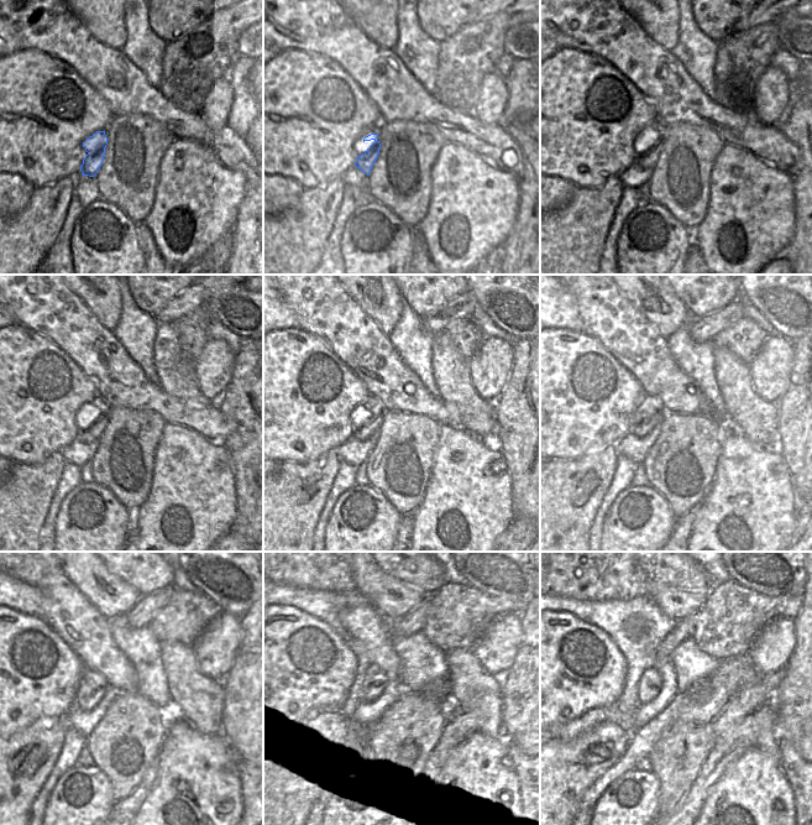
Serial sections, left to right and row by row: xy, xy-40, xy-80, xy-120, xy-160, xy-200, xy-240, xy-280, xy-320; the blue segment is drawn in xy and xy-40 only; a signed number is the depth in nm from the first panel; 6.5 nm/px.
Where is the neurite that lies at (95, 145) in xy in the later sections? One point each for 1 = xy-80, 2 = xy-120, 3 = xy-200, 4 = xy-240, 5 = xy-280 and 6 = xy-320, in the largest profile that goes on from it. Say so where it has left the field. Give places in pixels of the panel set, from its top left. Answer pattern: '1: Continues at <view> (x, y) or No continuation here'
1: Continues at xy-80 (648, 158)
2: Continues at xy-120 (93, 432)
3: Continues at xy-200 (648, 414)
4: Continues at xy-240 (93, 685)
5: Continues at xy-280 (373, 682)
6: Continues at xy-320 (649, 685).

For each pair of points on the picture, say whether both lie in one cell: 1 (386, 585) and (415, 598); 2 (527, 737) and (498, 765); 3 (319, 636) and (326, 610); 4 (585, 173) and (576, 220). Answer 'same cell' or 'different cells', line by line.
1: same cell
2: different cells
3: different cells
4: different cells

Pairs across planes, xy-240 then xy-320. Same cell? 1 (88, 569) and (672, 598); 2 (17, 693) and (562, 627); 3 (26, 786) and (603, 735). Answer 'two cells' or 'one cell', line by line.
1: one cell
2: one cell
3: one cell

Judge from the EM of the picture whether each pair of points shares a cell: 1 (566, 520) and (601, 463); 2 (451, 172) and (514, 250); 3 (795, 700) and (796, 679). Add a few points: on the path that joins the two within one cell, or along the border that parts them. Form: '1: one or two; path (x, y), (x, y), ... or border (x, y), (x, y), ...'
1: one; path (566, 504), (566, 495), (585, 471)
2: two; border (517, 212), (514, 225), (499, 247)
3: one; path (796, 695), (796, 684)

